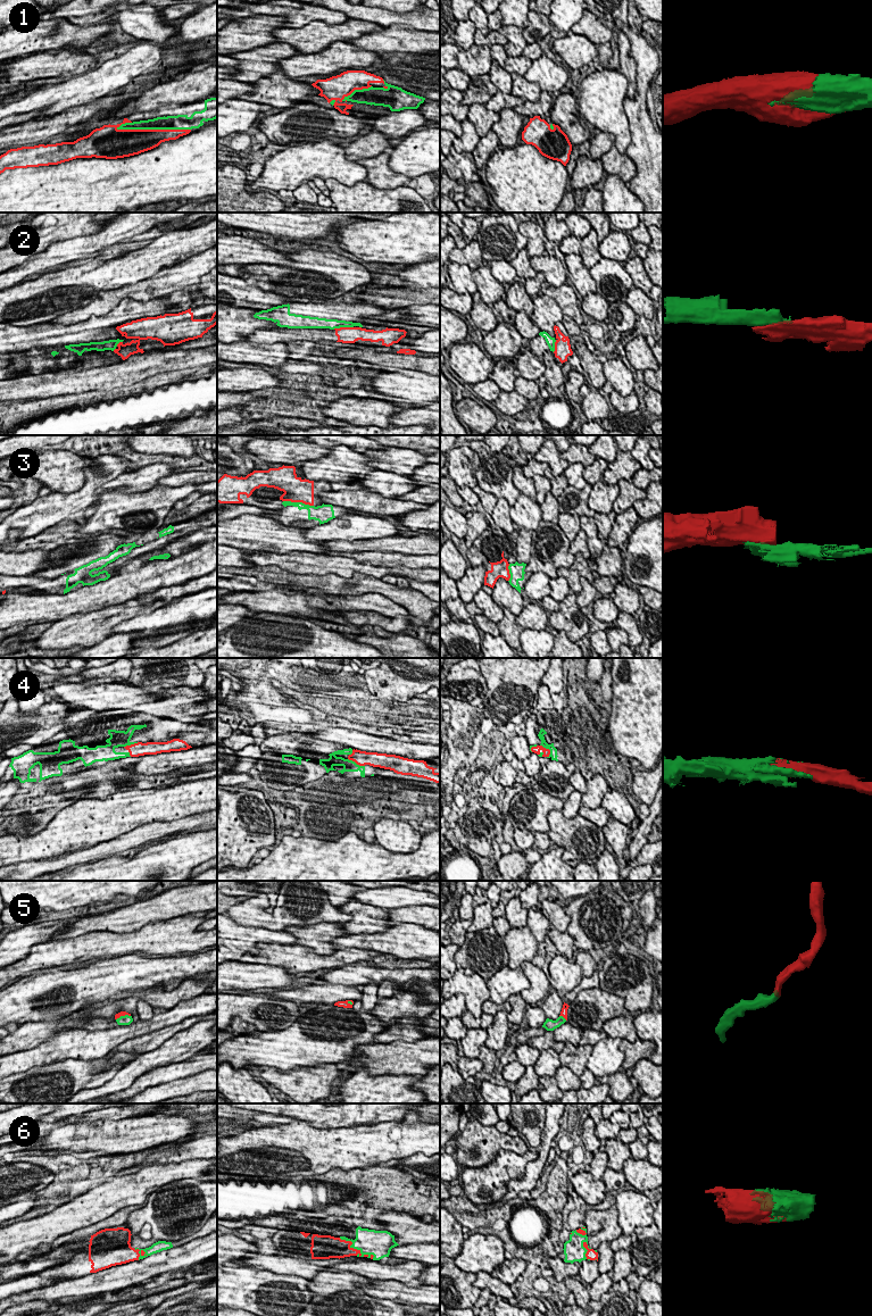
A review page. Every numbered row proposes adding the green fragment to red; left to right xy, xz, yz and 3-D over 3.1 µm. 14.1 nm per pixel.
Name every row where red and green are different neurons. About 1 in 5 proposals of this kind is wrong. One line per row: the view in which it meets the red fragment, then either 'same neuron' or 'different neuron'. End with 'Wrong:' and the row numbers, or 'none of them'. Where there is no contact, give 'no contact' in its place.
1: meets red in xy; same neuron
2: meets red in xz; different neuron
3: meets red in xz; different neuron
4: meets red in yz; same neuron
5: meets red in yz; same neuron
6: meets red in xz; same neuron
Wrong: 2, 3

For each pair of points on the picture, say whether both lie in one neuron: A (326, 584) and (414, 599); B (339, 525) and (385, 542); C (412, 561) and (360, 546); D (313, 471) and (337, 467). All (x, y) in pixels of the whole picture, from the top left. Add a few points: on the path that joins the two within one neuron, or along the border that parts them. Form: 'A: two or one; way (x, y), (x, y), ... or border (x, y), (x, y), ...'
A: one; way (348, 586), (380, 586), (392, 592)
B: two; border (391, 536), (348, 541)
C: two; border (355, 552), (398, 551), (407, 555)
D: one; way (318, 469), (331, 467)

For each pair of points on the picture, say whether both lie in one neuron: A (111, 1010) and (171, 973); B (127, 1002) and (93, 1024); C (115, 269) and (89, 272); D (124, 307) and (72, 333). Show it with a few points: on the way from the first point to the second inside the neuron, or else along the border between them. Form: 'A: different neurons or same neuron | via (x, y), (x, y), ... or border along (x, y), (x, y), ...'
A: different neurons | border along (173, 989), (155, 985), (134, 991)
B: different neurons | border along (74, 1015), (81, 1019), (94, 1019)
C: same neuron | via (108, 272), (96, 272)
D: same neuron | via (111, 318), (97, 322), (84, 332)

